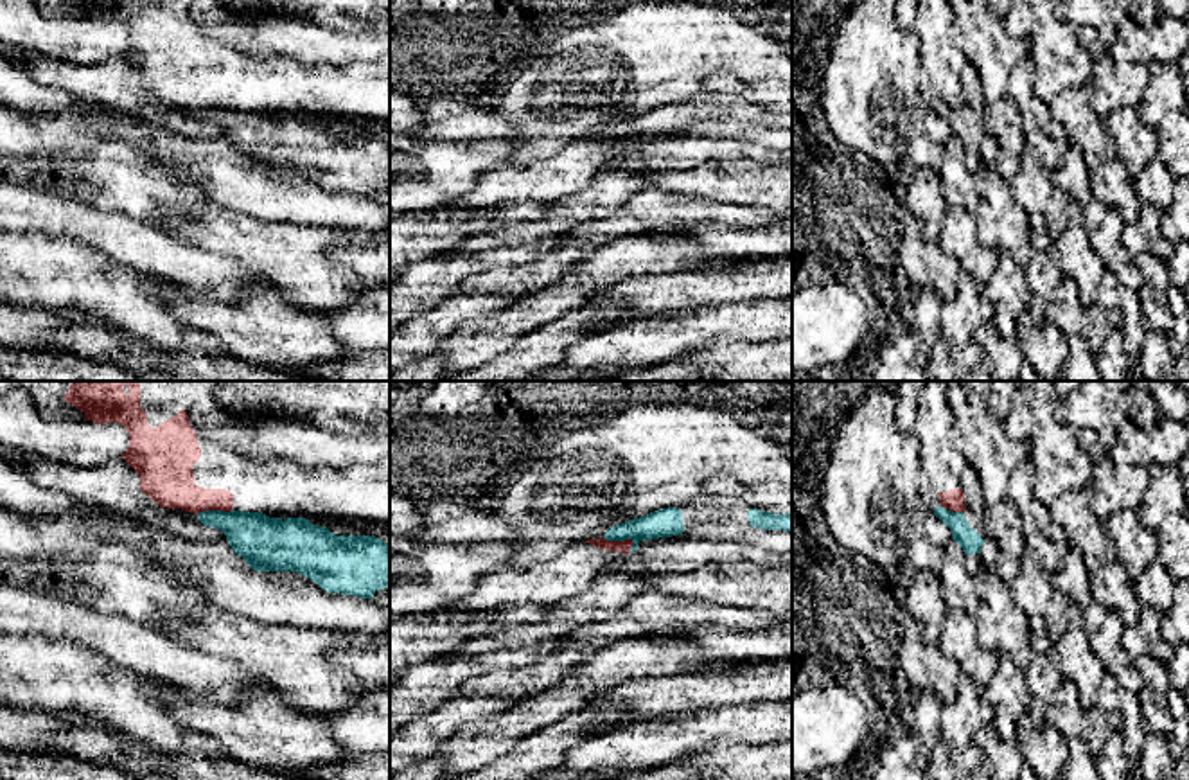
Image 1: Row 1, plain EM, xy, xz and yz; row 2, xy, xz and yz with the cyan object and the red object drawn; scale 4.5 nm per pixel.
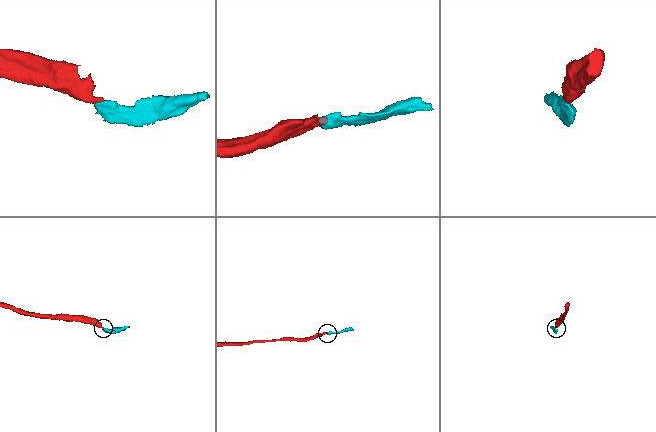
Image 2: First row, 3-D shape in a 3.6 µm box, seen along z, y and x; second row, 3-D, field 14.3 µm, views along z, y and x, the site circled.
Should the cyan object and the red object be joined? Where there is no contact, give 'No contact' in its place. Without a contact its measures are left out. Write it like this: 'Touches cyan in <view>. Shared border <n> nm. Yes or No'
Touches cyan in xz. Shared border 150 nm. No

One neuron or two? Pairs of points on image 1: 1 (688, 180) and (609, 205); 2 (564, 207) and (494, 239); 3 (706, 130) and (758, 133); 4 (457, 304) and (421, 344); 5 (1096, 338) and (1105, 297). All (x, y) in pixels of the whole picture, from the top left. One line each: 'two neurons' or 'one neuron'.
1: two neurons
2: one neuron
3: one neuron
4: one neuron
5: two neurons

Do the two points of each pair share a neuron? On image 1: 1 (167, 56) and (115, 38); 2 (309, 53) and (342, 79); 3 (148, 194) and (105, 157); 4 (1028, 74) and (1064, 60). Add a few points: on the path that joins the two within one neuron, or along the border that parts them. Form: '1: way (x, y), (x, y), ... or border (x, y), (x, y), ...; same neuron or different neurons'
1: border (92, 18), (119, 20), (128, 31), (130, 42); different neurons
2: border (282, 54), (304, 63), (352, 63); different neurons
3: way (137, 187), (115, 168); same neuron
4: border (1030, 54), (1035, 65), (1035, 94), (1040, 99); different neurons

